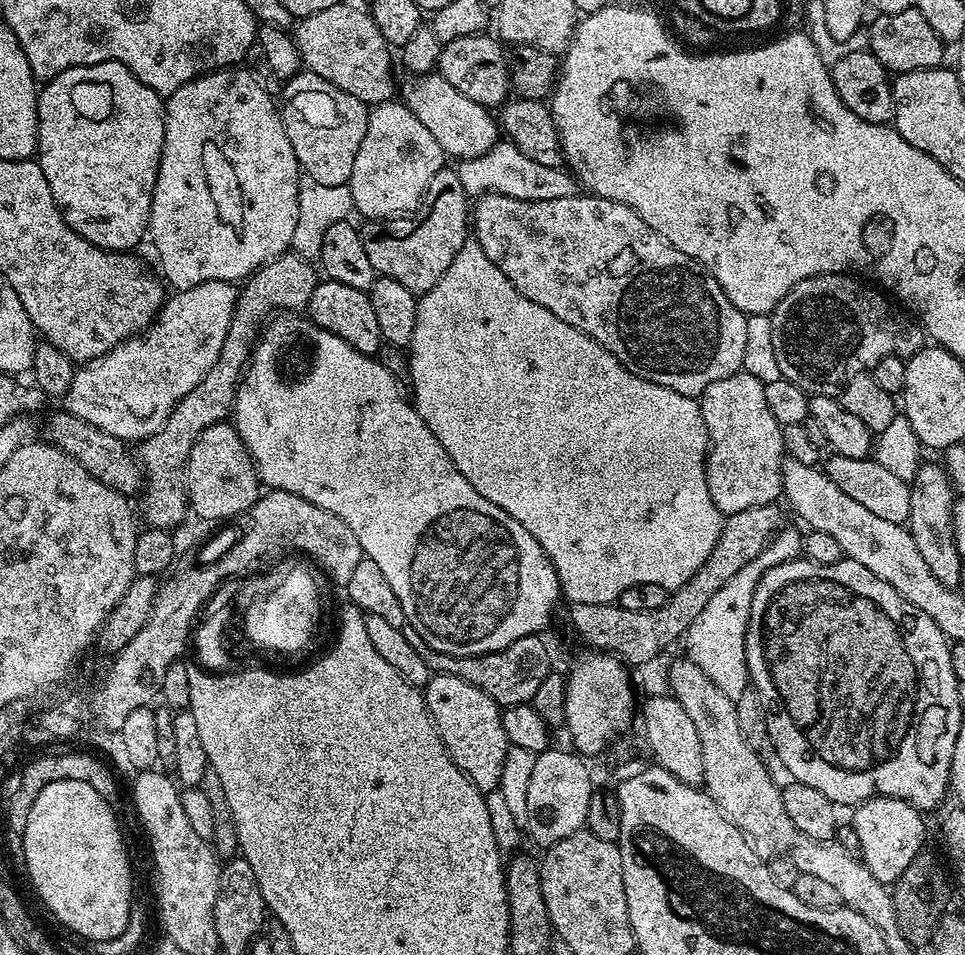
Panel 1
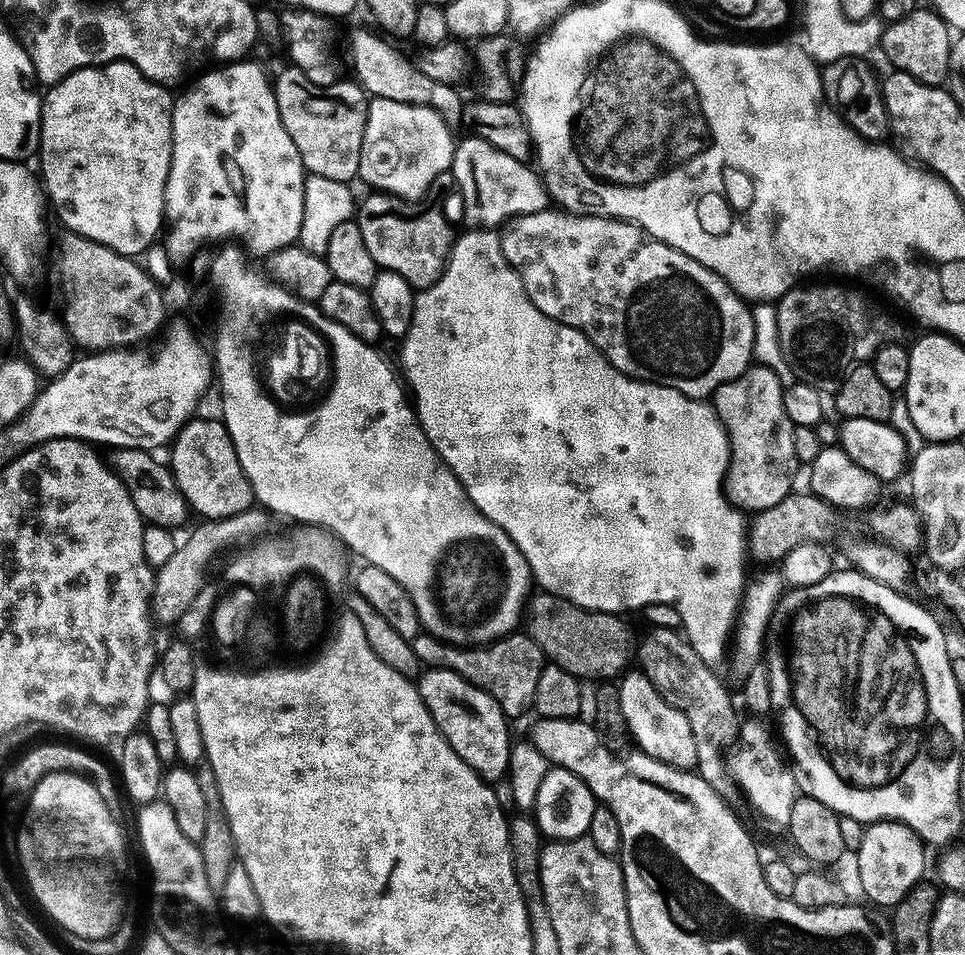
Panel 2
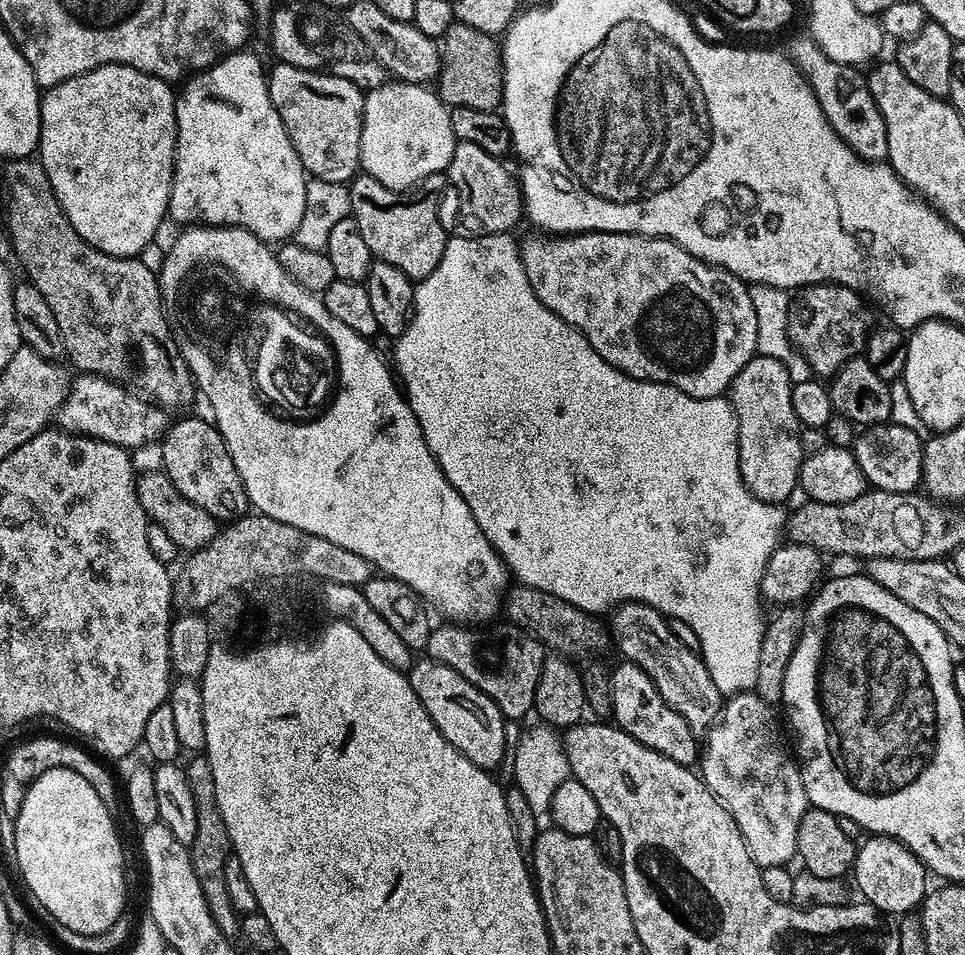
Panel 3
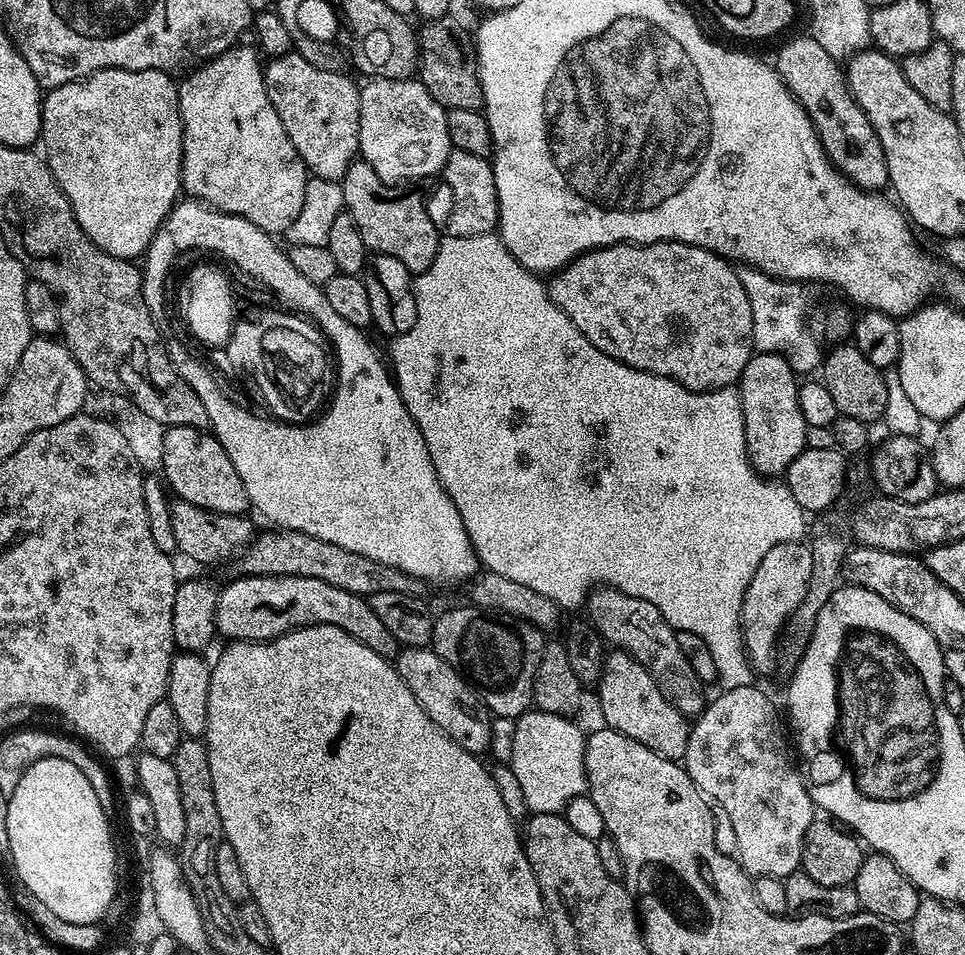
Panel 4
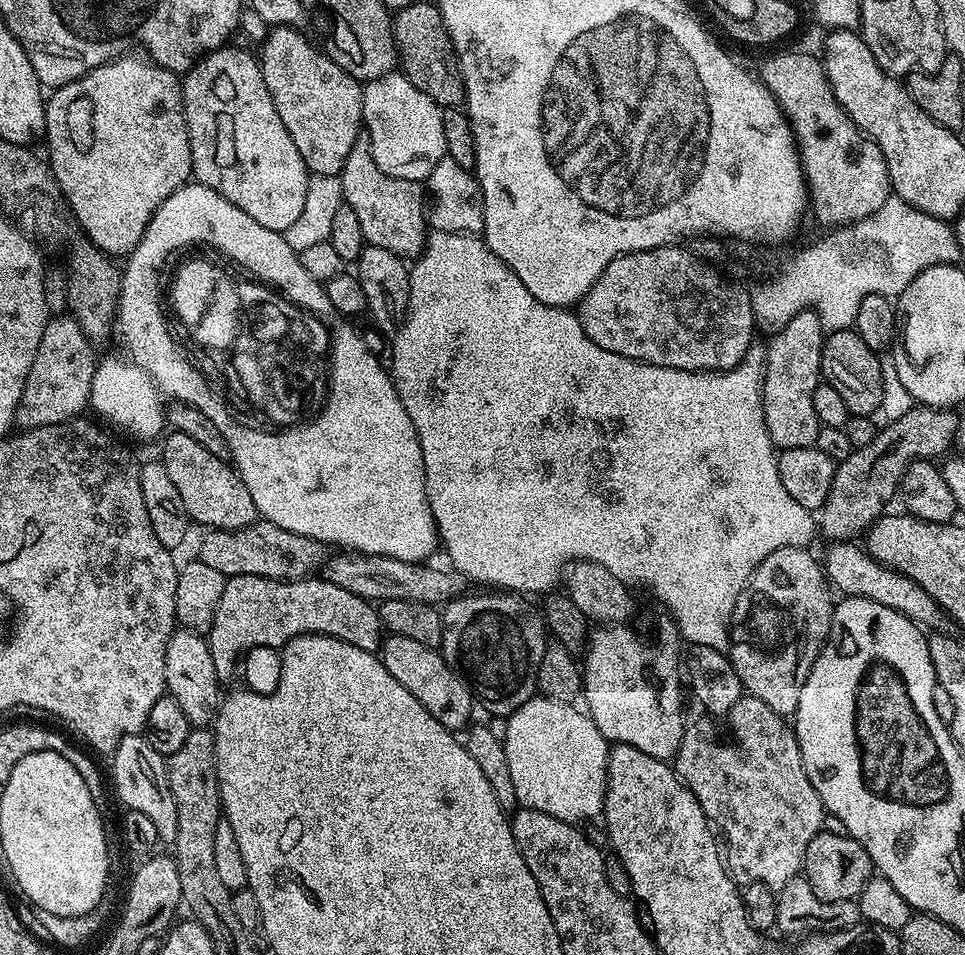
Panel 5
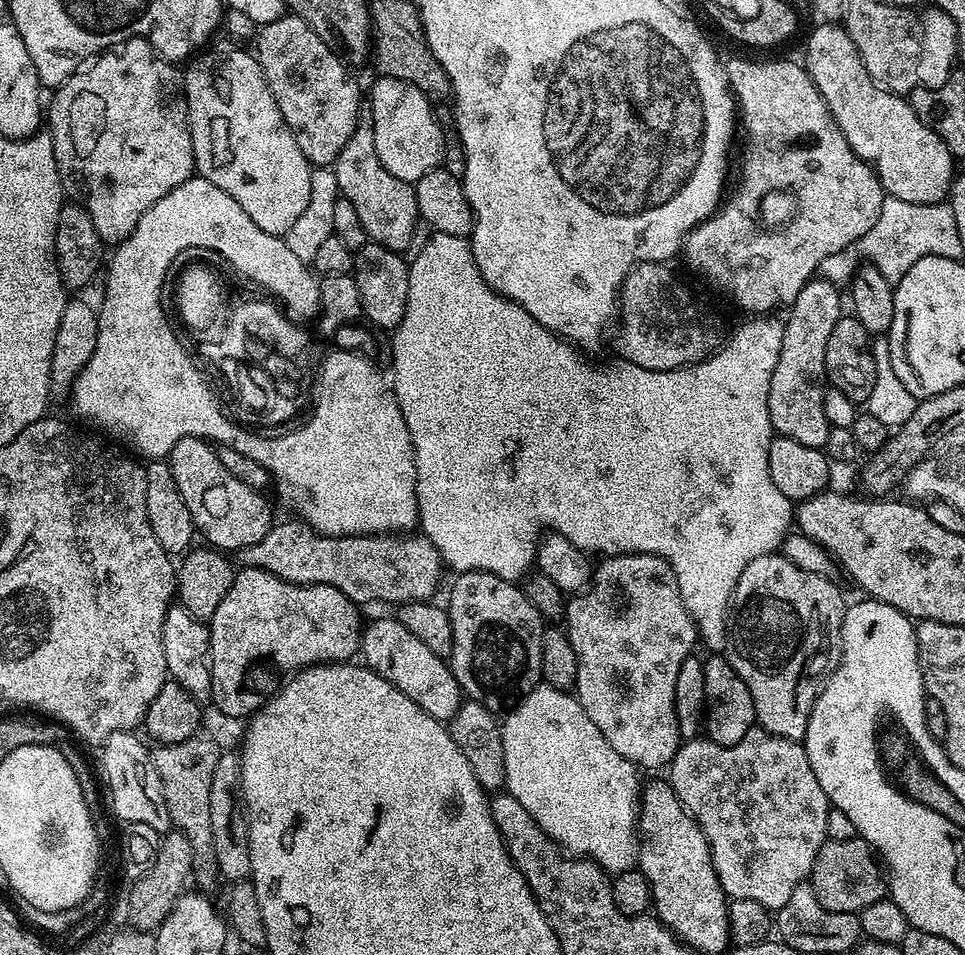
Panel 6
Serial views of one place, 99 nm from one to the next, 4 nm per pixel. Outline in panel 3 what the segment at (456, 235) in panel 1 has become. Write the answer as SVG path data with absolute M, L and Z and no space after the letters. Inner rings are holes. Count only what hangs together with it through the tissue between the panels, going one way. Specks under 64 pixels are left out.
M367 174L357 175L348 184L348 193L352 203L350 215L358 222L358 230L362 230L362 239L370 246L373 257L398 266L414 282L425 280L434 266L438 266L449 238L435 202L428 196L390 190Z

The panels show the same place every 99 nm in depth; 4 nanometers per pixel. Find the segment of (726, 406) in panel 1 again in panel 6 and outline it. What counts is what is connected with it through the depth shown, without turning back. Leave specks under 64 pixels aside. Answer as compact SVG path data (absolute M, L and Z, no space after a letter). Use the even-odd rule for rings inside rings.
M813 278L802 286L798 298L787 309L788 316L784 320L782 334L782 354L778 354L778 366L774 366L774 378L770 378L770 422L773 433L794 438L794 442L802 442L802 446L814 446L823 449L827 435L832 428L826 422L826 409L823 408L824 390L826 387L826 341L834 331L834 326L840 321L841 289L823 278Z

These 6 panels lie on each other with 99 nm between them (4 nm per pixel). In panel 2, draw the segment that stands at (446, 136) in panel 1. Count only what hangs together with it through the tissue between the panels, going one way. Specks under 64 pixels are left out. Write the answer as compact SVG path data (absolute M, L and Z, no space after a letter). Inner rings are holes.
M360 28L356 32L356 49L352 52L352 62L356 66L356 74L360 86L372 98L390 98L394 102L422 104L433 108L449 126L455 126L462 120L462 104L457 89L451 84L443 84L434 78L426 78L415 63L412 64L383 35L375 31L367 32Z

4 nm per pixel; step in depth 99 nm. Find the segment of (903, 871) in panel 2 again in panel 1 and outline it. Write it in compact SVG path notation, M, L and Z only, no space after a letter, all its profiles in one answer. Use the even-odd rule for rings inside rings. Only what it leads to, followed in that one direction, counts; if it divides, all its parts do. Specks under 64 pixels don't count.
M874 796L855 805L856 812L850 817L853 830L856 831L858 842L861 844L862 863L878 878L878 882L893 885L914 862L914 858L925 847L924 820L921 809L909 804L907 800L899 800L893 796Z

